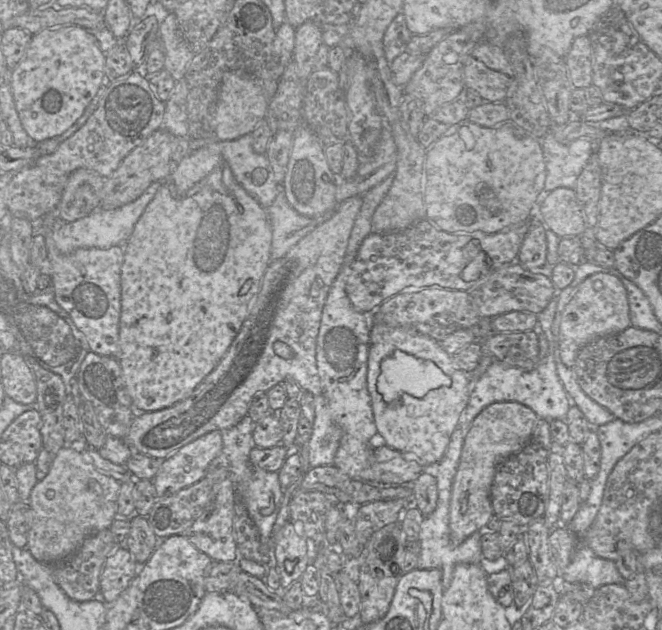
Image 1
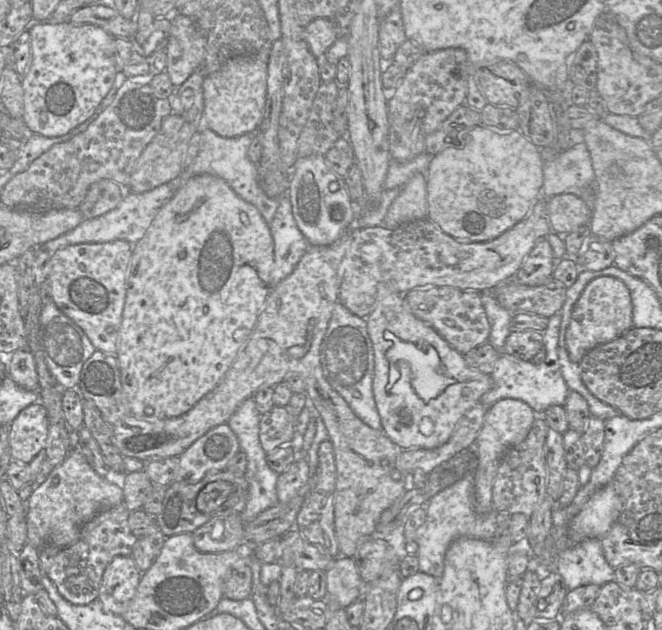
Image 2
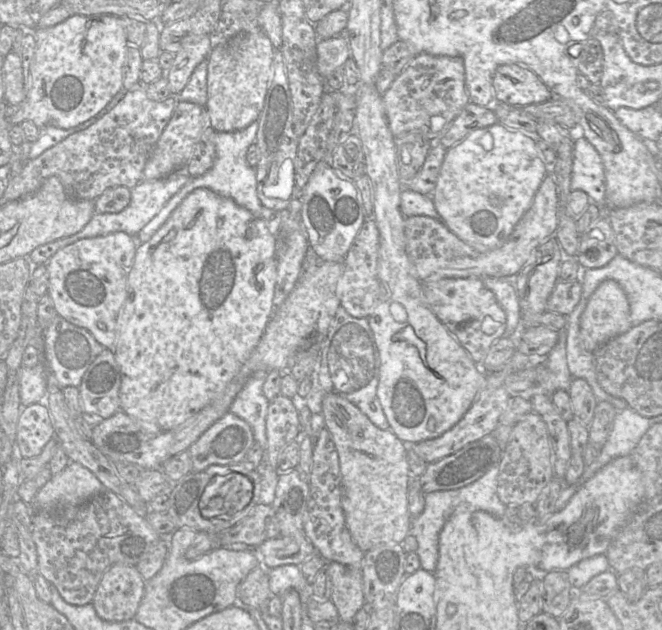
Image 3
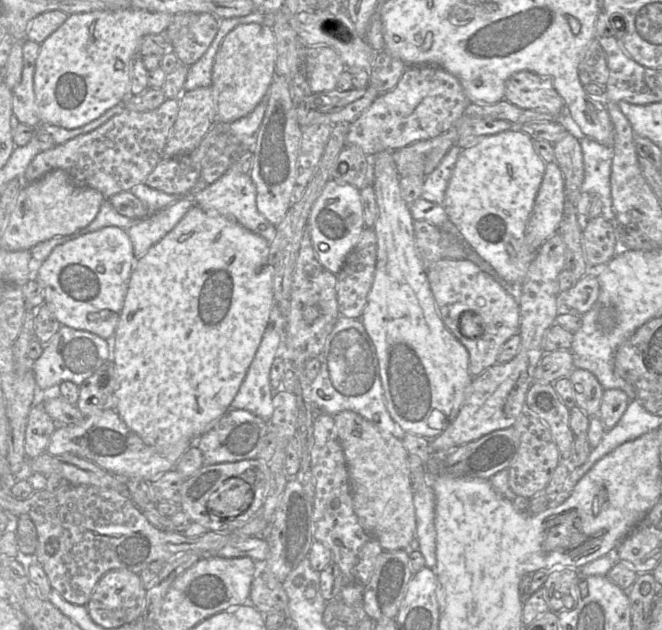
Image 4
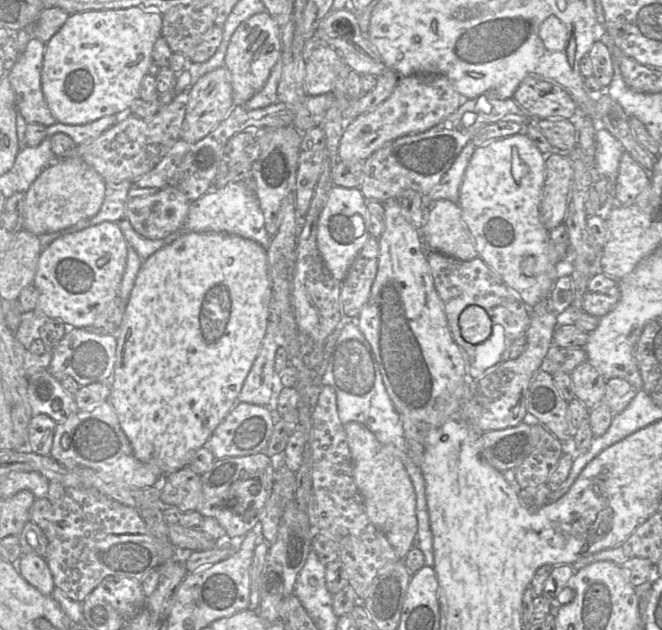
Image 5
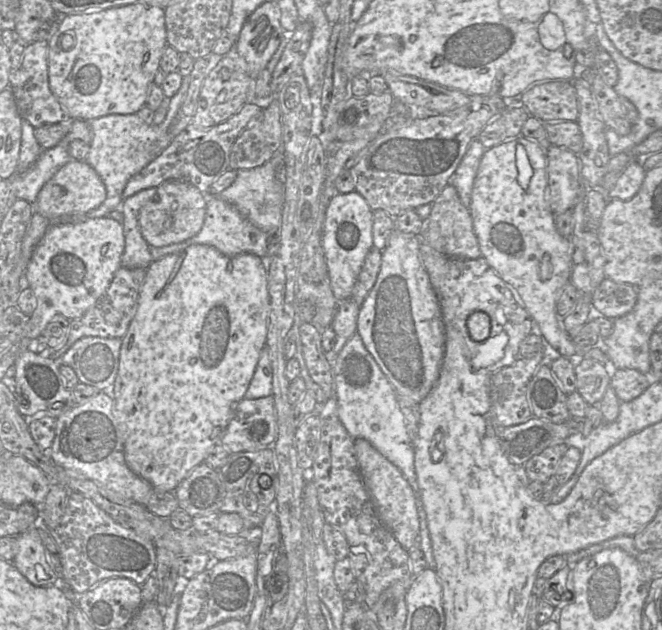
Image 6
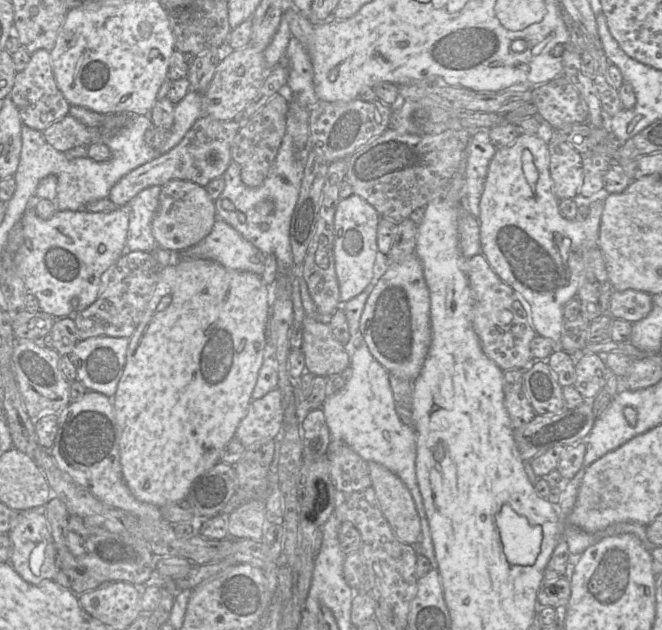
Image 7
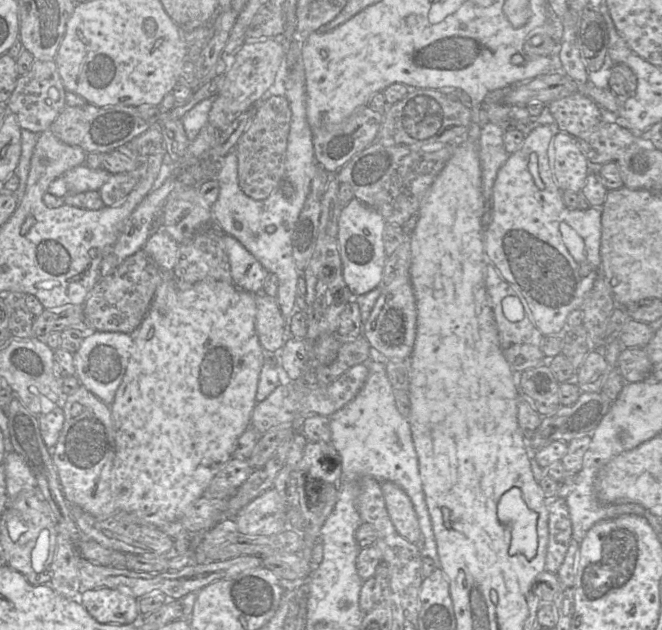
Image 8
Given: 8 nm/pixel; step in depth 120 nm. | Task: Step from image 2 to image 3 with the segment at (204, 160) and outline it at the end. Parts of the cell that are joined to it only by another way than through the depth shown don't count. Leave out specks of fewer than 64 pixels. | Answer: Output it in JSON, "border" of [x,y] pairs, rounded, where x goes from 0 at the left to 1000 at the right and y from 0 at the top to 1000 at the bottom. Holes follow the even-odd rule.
{"border":[[[390,192],[375,202],[353,210],[326,210],[326,254],[322,265],[305,279],[289,281],[285,287],[246,327],[240,338],[204,375],[208,386],[219,386],[252,351],[260,337],[270,327],[278,314],[298,298],[314,298],[325,306],[350,316],[361,327],[376,333],[384,343],[400,351],[406,367],[418,373],[424,352],[429,348],[429,335],[417,335],[400,329],[388,308],[388,286],[385,265],[375,260],[372,243],[376,232],[385,224],[390,205]]]}

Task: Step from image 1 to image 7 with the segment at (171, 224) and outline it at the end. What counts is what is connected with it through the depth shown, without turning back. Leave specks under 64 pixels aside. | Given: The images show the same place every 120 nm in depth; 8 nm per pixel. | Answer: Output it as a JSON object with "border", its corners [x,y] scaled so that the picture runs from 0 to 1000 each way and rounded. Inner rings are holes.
{"border":[[[272,411],[245,425],[218,502],[195,537],[190,576],[175,624],[169,632],[178,675],[184,752],[196,781],[207,794],[237,805],[278,794],[296,759],[332,732],[335,716],[355,694],[356,681],[372,660],[375,644],[381,637],[379,627],[397,576],[409,478],[411,460],[397,448],[393,437],[381,432],[344,427],[314,411]]]}

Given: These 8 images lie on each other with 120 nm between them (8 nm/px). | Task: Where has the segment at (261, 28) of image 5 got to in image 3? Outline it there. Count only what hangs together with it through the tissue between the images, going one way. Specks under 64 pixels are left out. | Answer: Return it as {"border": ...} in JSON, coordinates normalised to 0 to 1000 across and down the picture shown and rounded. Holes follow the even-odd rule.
{"border":[[[396,46],[366,52],[320,78],[314,89],[314,197],[326,210],[353,210],[390,192],[412,122],[415,76]]]}

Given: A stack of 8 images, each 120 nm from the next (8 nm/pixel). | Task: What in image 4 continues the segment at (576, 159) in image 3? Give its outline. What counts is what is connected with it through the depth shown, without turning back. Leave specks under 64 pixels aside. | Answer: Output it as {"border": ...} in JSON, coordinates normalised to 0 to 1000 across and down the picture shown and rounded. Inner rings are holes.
{"border":[[[882,217],[876,224],[882,259],[882,286],[878,305],[903,310],[909,321],[909,341],[915,349],[926,352],[929,337],[924,327],[921,278],[927,238],[924,232],[903,227]]]}

